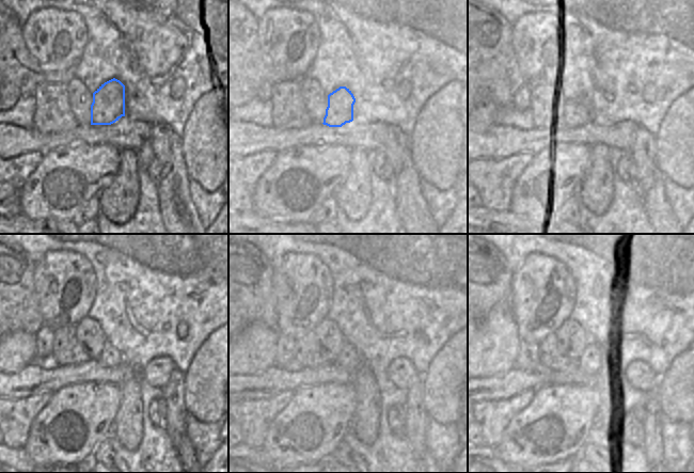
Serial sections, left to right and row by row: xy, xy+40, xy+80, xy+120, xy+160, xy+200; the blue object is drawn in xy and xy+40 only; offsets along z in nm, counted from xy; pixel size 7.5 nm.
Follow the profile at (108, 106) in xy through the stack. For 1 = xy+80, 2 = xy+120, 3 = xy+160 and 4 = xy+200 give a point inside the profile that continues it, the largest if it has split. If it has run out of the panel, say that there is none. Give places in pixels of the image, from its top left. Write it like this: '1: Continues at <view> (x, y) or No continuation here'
1: Continues at xy+80 (582, 114)
2: Continues at xy+120 (110, 357)
3: Continues at xy+160 (348, 359)
4: Continues at xy+200 (589, 363)

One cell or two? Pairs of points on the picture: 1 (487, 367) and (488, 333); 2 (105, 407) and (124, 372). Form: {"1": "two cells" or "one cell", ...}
{"1": "one cell", "2": "two cells"}

